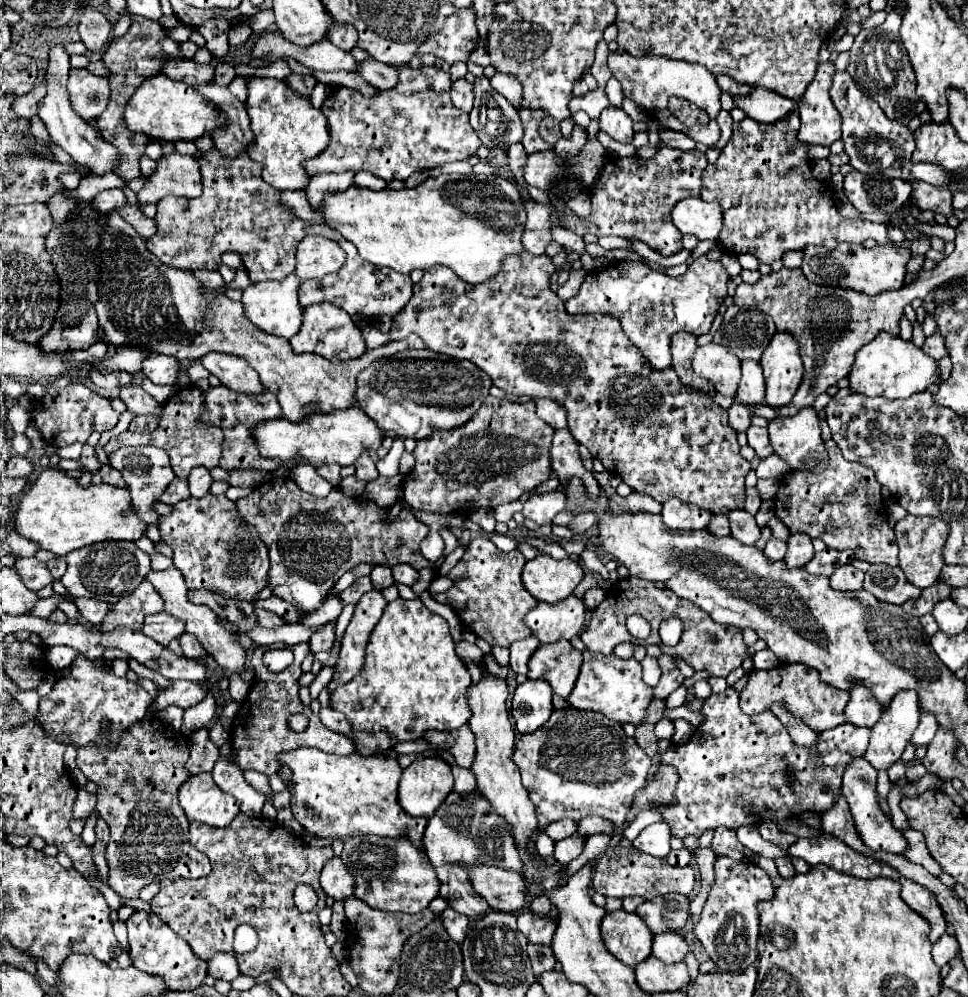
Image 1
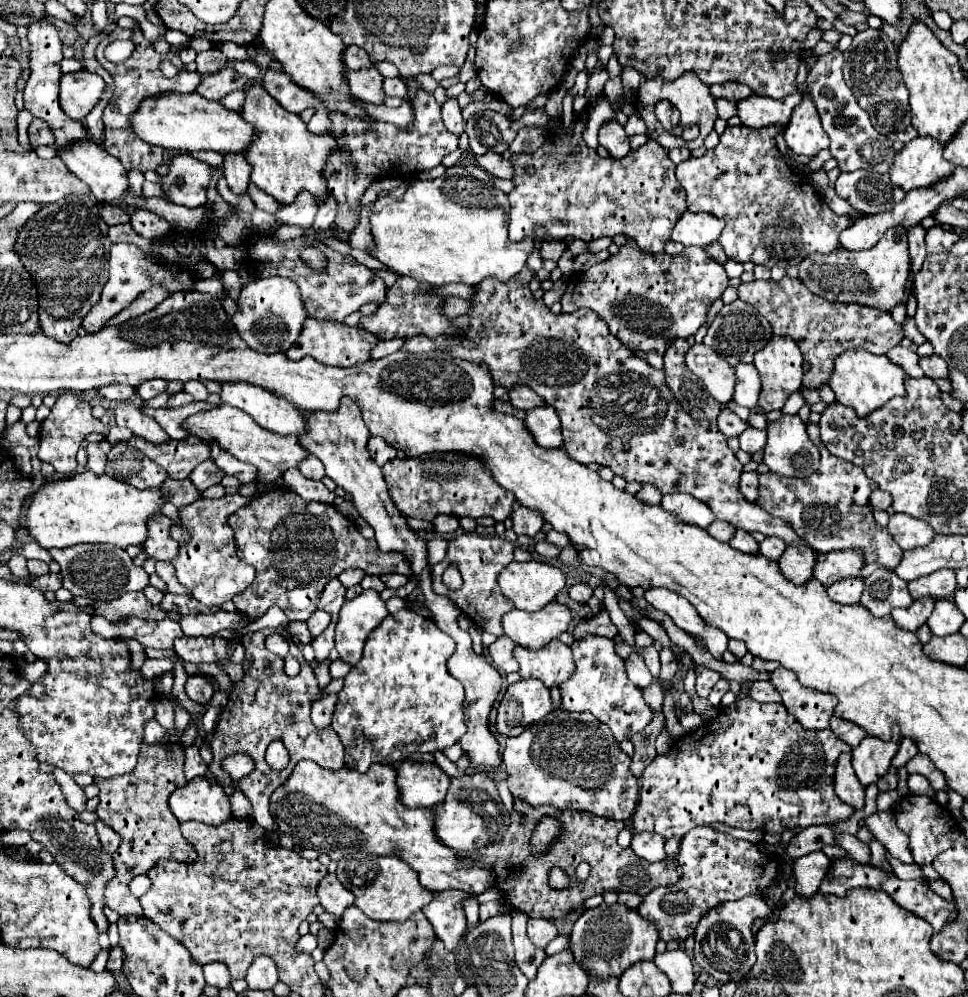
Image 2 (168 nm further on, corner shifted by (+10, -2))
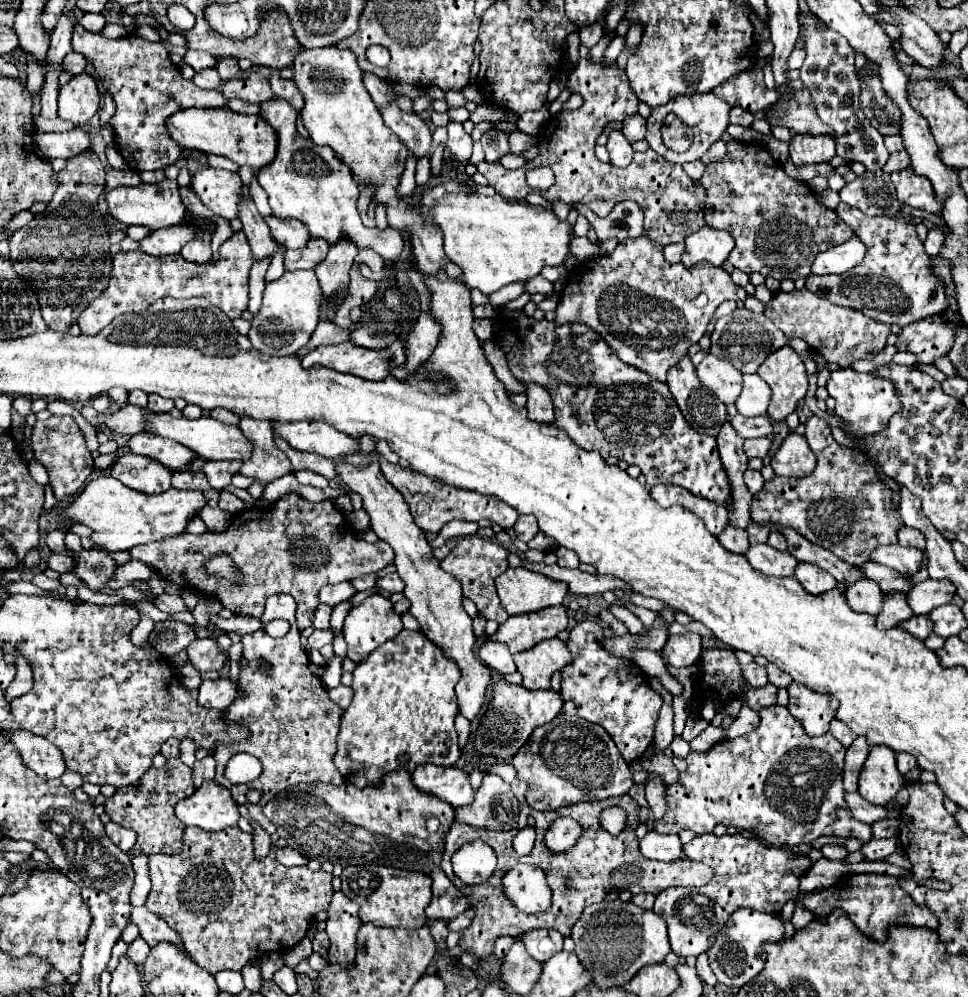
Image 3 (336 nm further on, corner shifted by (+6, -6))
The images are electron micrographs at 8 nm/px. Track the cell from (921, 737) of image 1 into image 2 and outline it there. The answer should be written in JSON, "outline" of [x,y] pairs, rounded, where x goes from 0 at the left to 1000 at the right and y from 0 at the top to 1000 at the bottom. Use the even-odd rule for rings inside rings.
{"outline":[[[935,739],[933,743],[931,743],[931,749],[929,749],[929,753],[927,753],[927,757],[923,759],[923,767],[925,769],[933,769],[943,757],[947,757],[949,753],[947,753],[947,745],[943,745],[943,741],[939,741],[939,739]]]}

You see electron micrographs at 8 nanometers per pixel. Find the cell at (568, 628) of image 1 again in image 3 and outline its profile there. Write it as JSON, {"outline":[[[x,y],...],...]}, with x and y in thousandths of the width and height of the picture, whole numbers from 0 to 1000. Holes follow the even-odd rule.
{"outline":[[[567,609],[563,613],[551,613],[546,617],[530,617],[515,627],[507,643],[518,643],[526,649],[528,655],[544,653],[561,641],[575,639],[577,633],[586,631],[588,619],[584,609]]]}

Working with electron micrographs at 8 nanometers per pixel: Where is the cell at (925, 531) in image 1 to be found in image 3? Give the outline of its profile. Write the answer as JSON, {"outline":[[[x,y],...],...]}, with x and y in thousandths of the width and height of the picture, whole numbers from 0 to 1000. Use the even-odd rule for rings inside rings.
{"outline":[[[931,529],[929,547],[941,547],[947,551],[956,551],[956,539],[951,537],[951,533],[947,533],[943,529]]]}

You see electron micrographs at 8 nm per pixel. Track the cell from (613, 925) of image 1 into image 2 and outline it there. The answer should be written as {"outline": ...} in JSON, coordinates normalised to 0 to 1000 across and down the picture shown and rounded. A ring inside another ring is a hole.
{"outline":[[[621,906],[615,912],[604,912],[604,916],[594,924],[590,934],[590,948],[594,962],[600,964],[600,970],[617,980],[639,980],[650,968],[658,964],[670,964],[677,958],[679,932],[675,926],[664,922],[658,914],[650,914],[648,910],[625,908]]]}

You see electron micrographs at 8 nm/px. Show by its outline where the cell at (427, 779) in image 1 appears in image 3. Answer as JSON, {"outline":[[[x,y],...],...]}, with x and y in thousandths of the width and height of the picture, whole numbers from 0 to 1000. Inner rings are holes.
{"outline":[[[431,769],[425,777],[427,785],[435,793],[443,793],[454,801],[460,801],[468,809],[485,807],[491,799],[491,791],[485,785],[485,775],[476,769]]]}

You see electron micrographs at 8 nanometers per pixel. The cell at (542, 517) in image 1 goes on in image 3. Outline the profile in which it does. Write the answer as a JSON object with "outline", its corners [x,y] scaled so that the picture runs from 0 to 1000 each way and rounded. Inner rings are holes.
{"outline":[[[536,517],[534,525],[532,525],[532,537],[538,543],[542,543],[542,545],[549,543],[555,533],[557,533],[557,529],[555,529],[555,523],[551,521],[551,517]]]}

